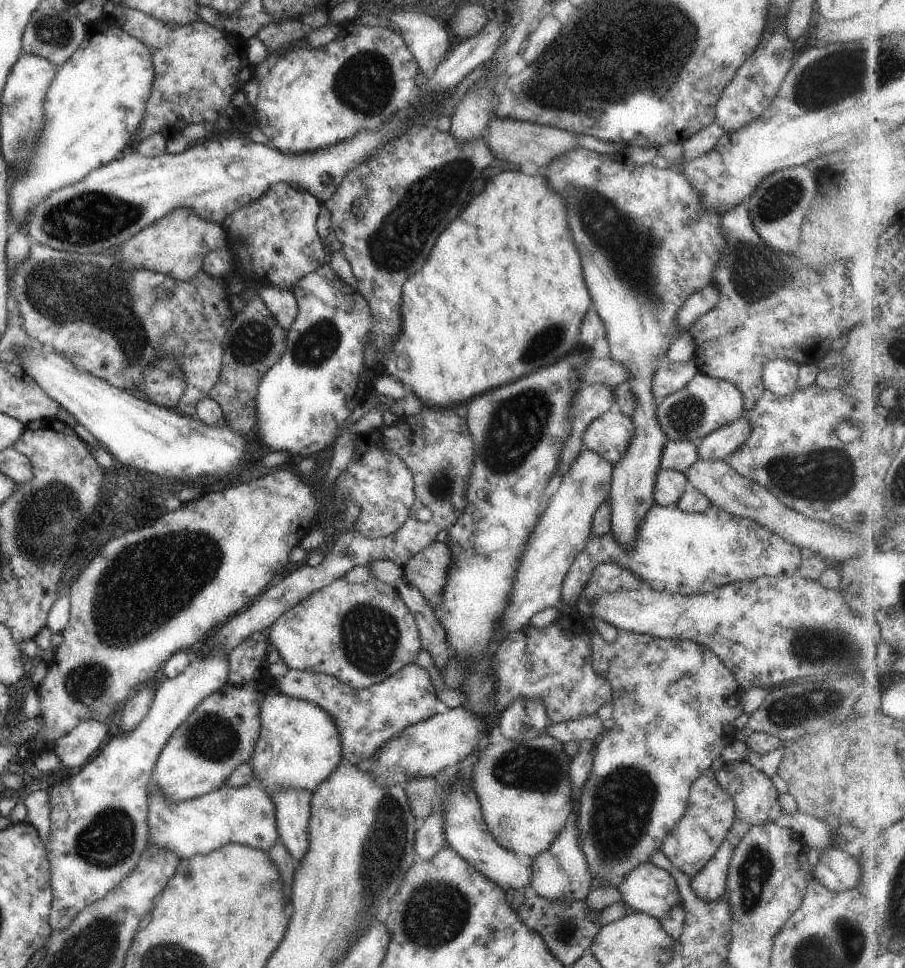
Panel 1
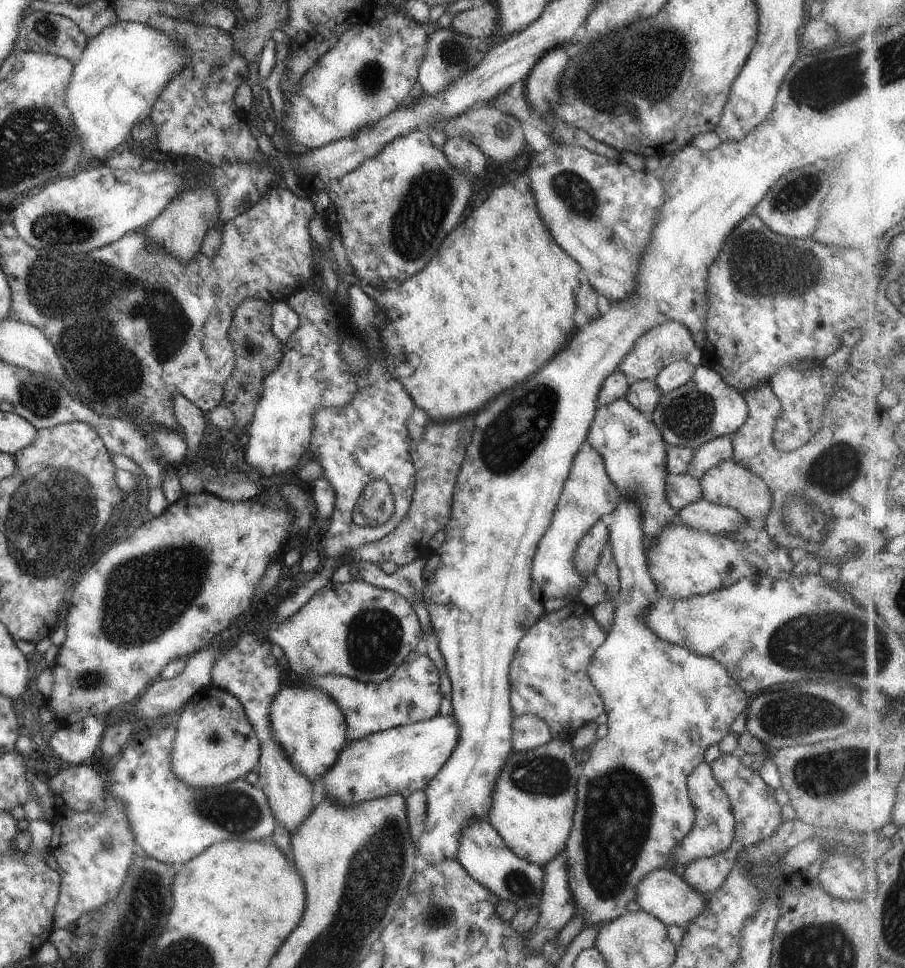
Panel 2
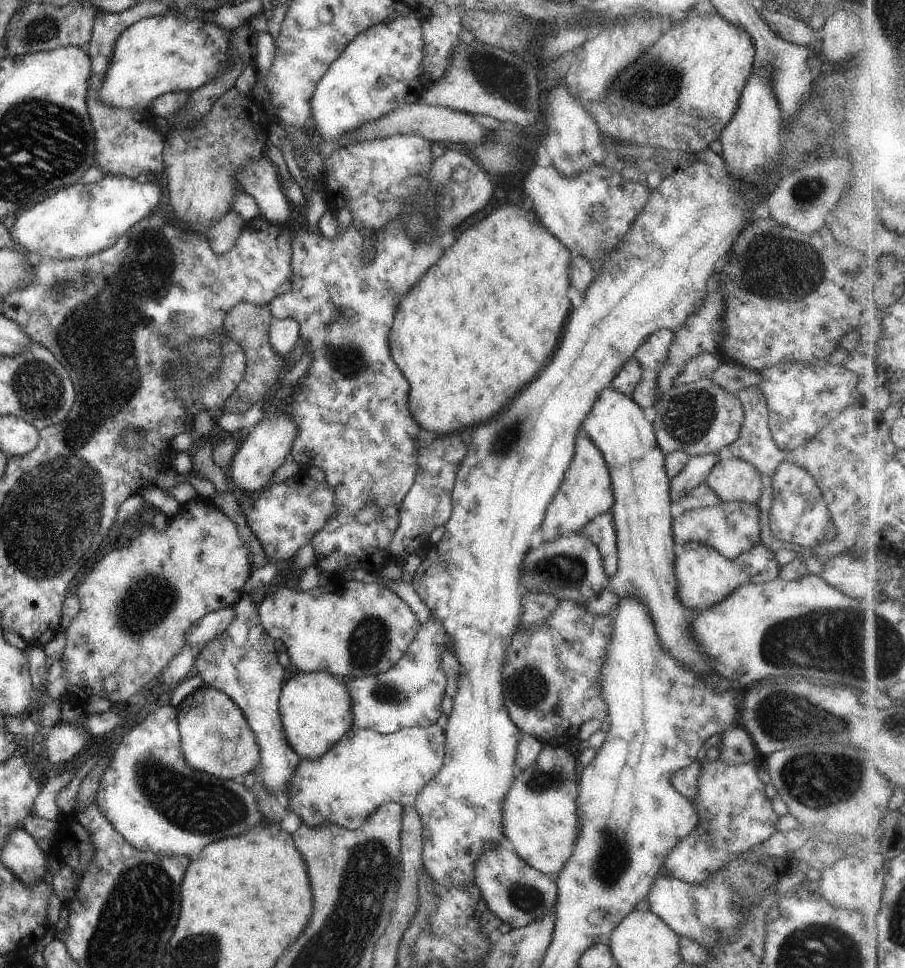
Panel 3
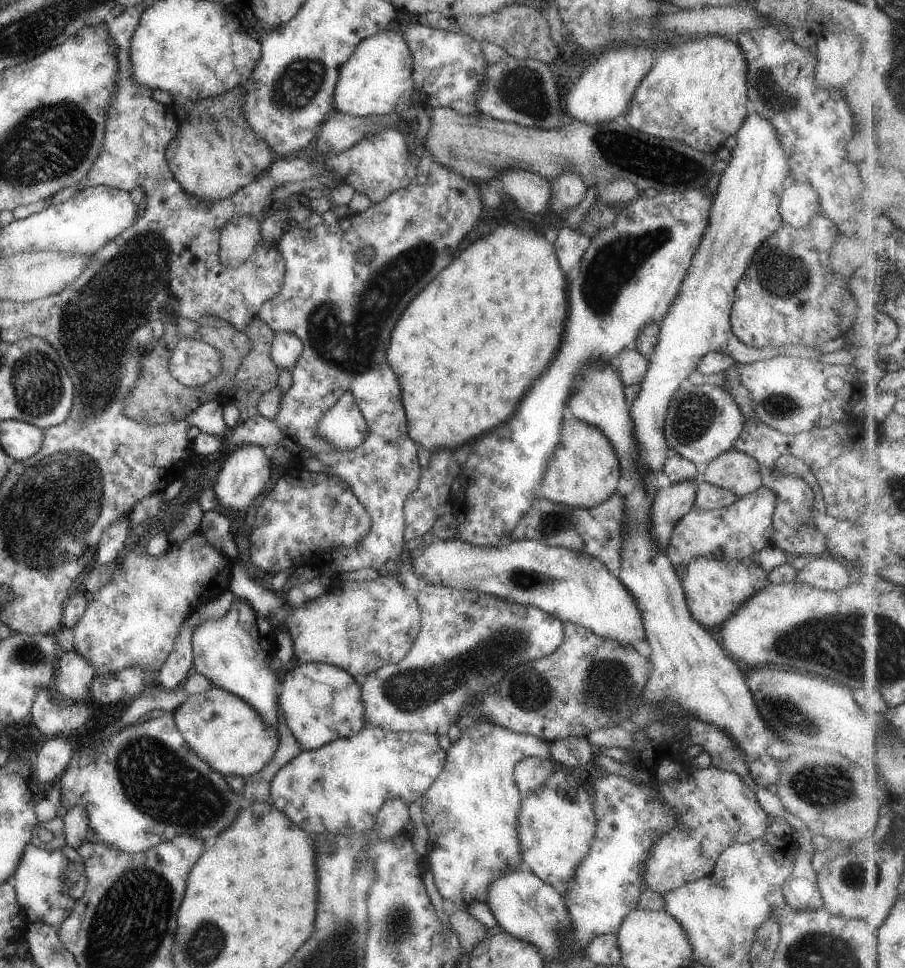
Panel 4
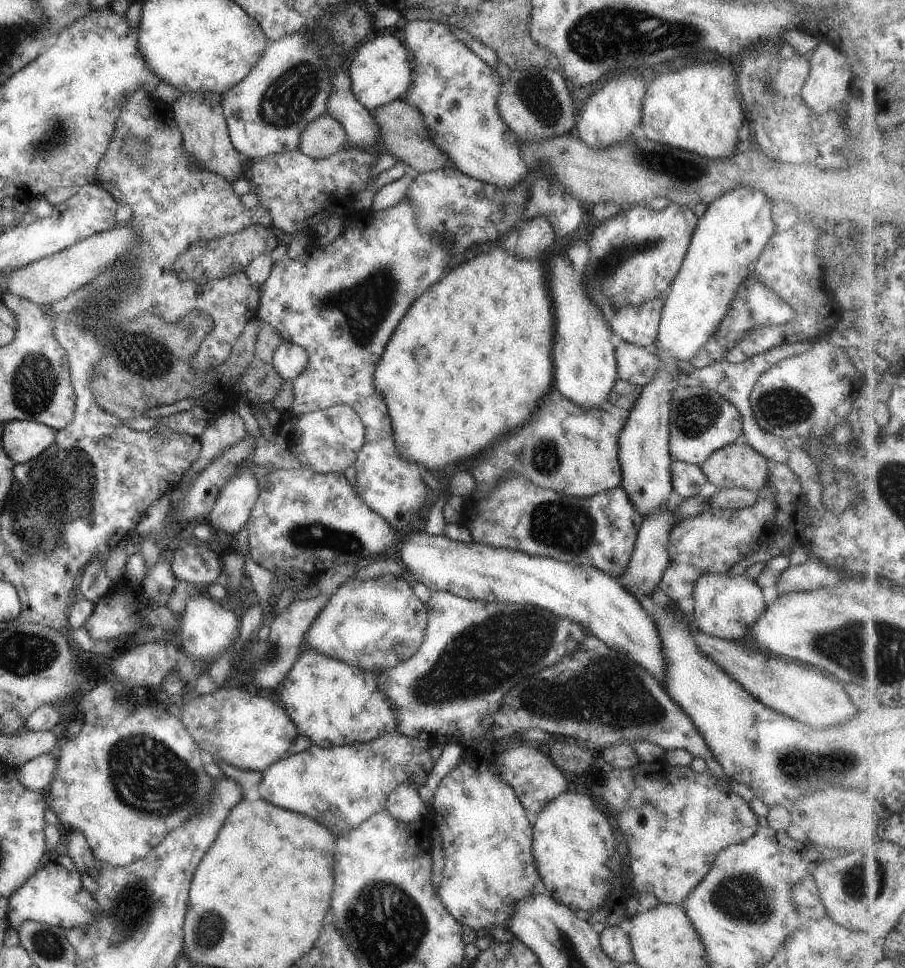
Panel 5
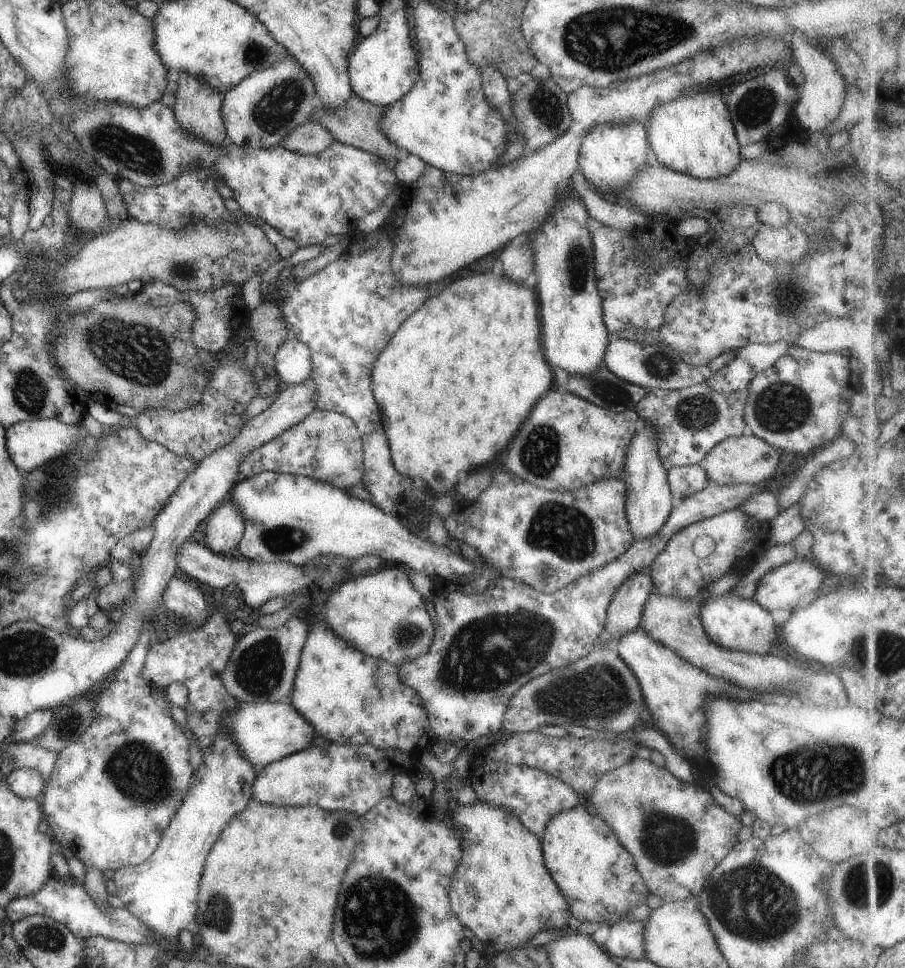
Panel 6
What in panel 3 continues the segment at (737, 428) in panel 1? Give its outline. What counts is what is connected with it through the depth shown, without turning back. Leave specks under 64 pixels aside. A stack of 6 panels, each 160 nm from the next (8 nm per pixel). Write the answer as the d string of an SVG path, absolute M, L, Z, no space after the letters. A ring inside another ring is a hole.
M693 455L685 466L669 479L668 490L671 501L701 484L718 459L716 455Z

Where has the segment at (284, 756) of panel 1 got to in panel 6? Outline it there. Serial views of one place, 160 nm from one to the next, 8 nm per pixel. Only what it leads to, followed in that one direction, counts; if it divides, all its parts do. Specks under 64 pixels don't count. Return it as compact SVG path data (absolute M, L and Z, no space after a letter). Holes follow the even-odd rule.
M316 619L306 628L289 695L295 712L330 743L419 751L430 738L428 718L419 695L398 679L398 667L360 653Z

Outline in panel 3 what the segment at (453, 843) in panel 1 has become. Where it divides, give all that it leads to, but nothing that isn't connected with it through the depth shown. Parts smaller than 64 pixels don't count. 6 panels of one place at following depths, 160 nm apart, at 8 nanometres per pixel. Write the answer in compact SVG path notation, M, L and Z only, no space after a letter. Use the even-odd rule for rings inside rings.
M500 845L493 849L486 849L474 864L474 890L480 900L481 908L487 908L502 923L507 923L511 929L524 927L537 921L544 914L551 913L557 896L556 882L523 862L513 851L507 851Z

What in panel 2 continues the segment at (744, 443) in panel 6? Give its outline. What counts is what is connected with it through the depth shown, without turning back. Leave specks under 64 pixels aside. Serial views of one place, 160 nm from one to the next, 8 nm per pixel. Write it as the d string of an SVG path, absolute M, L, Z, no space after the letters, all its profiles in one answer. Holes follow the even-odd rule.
M731 458L722 460L706 470L697 482L700 486L701 498L716 505L735 509L746 521L756 516L765 518L768 513L771 495L767 485L756 474L739 466Z

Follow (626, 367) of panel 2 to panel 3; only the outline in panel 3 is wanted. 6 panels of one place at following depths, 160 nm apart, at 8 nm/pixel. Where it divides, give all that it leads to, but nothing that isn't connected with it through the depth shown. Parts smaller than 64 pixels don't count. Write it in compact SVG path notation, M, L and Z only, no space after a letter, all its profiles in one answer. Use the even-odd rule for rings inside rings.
M670 330L653 331L641 345L633 351L632 358L642 370L659 370L671 344L673 333Z

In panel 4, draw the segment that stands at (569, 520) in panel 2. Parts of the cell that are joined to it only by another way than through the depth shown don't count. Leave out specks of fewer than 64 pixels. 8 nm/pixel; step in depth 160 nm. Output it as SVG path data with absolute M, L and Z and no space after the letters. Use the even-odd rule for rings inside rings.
M568 415L563 418L559 446L555 448L555 454L547 462L543 484L539 482L535 494L537 498L543 498L547 502L577 510L597 506L615 493L620 476L617 458L611 450L611 445L603 438L599 430L572 419Z

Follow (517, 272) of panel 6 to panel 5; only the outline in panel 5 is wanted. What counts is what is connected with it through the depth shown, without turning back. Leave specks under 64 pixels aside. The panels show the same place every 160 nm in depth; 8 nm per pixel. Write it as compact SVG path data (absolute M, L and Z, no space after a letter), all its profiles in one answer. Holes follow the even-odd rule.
M535 217L517 230L515 256L519 258L539 258L541 252L556 242L552 226L545 217Z

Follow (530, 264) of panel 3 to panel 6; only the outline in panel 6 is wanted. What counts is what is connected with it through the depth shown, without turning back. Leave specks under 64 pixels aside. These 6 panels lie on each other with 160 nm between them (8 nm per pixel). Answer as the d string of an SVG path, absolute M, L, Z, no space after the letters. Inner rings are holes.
M489 272L485 274L475 274L475 276L465 276L459 280L453 280L447 284L439 294L433 298L424 300L415 312L412 312L399 326L398 330L387 341L387 346L379 353L379 356L372 364L370 374L370 389L380 408L382 414L383 432L385 433L390 459L393 468L404 477L411 480L423 480L435 494L445 495L456 485L460 476L469 473L471 468L479 468L485 462L501 456L503 448L515 434L515 430L521 426L521 422L527 418L527 412L531 406L551 388L552 370L549 364L545 364L543 354L541 354L541 342L539 342L539 318L537 316L537 296L535 289L525 288L523 283L517 284L503 276L493 276Z

